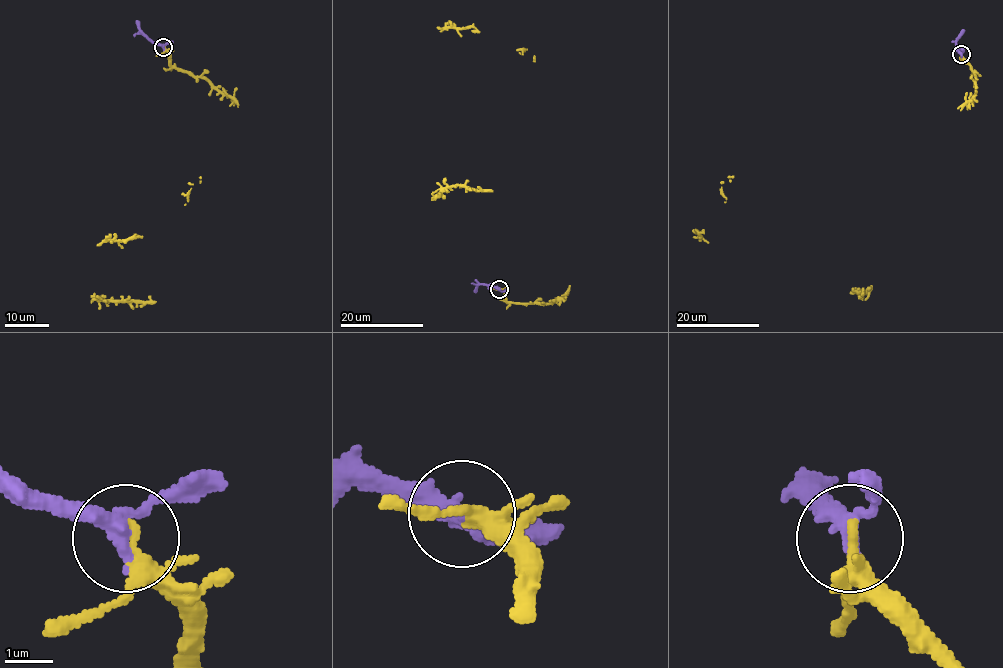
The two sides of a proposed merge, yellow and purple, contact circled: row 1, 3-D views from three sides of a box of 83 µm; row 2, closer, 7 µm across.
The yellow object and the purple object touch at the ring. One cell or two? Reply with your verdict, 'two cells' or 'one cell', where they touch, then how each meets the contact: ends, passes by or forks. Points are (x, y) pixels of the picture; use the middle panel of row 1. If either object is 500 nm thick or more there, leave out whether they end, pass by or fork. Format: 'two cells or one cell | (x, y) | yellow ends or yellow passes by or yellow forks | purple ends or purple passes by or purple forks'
one cell | (499, 289) | yellow forks | purple passes by

